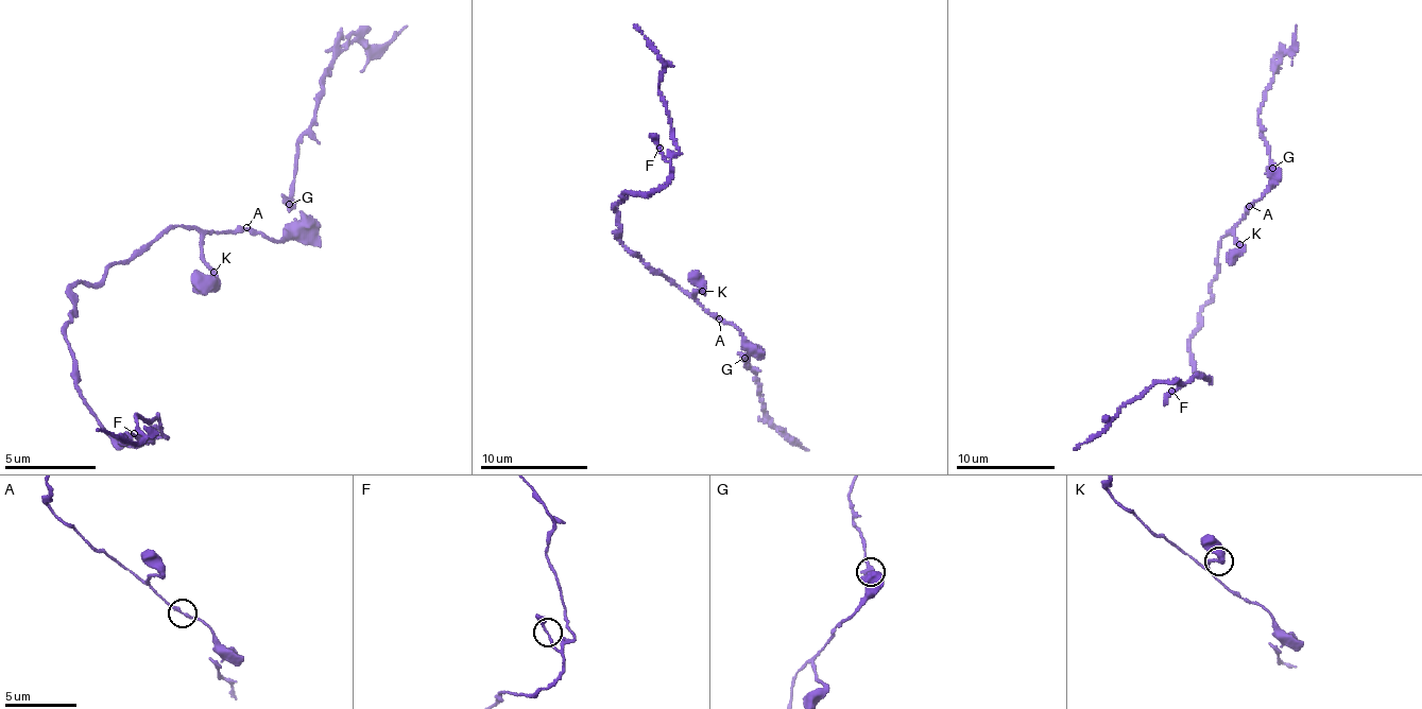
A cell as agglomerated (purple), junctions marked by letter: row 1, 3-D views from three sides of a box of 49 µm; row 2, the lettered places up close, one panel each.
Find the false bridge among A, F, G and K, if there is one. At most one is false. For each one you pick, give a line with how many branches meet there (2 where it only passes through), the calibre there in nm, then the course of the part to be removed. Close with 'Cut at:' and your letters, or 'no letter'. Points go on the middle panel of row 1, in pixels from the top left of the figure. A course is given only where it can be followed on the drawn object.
G: 2 | 240 nm | (743, 357), (747, 368), (754, 369), (765, 413), (777, 430), (808, 450)
Cut at: G

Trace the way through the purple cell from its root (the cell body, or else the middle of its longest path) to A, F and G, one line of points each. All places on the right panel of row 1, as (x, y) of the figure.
A: (1212, 286), (1217, 274), (1218, 243), (1243, 218), (1248, 205)
F: (1212, 286), (1200, 329), (1189, 340), (1193, 370), (1209, 382), (1193, 376), (1172, 390)
G: (1212, 286), (1217, 274), (1218, 243), (1262, 195), (1274, 175), (1272, 168)

